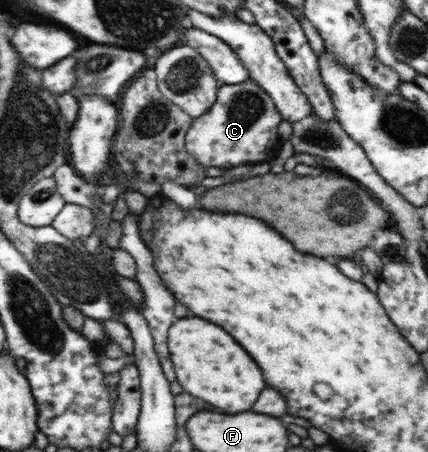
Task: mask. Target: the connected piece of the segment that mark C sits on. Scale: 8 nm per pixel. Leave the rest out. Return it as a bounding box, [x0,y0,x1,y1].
[186,81,282,170]

